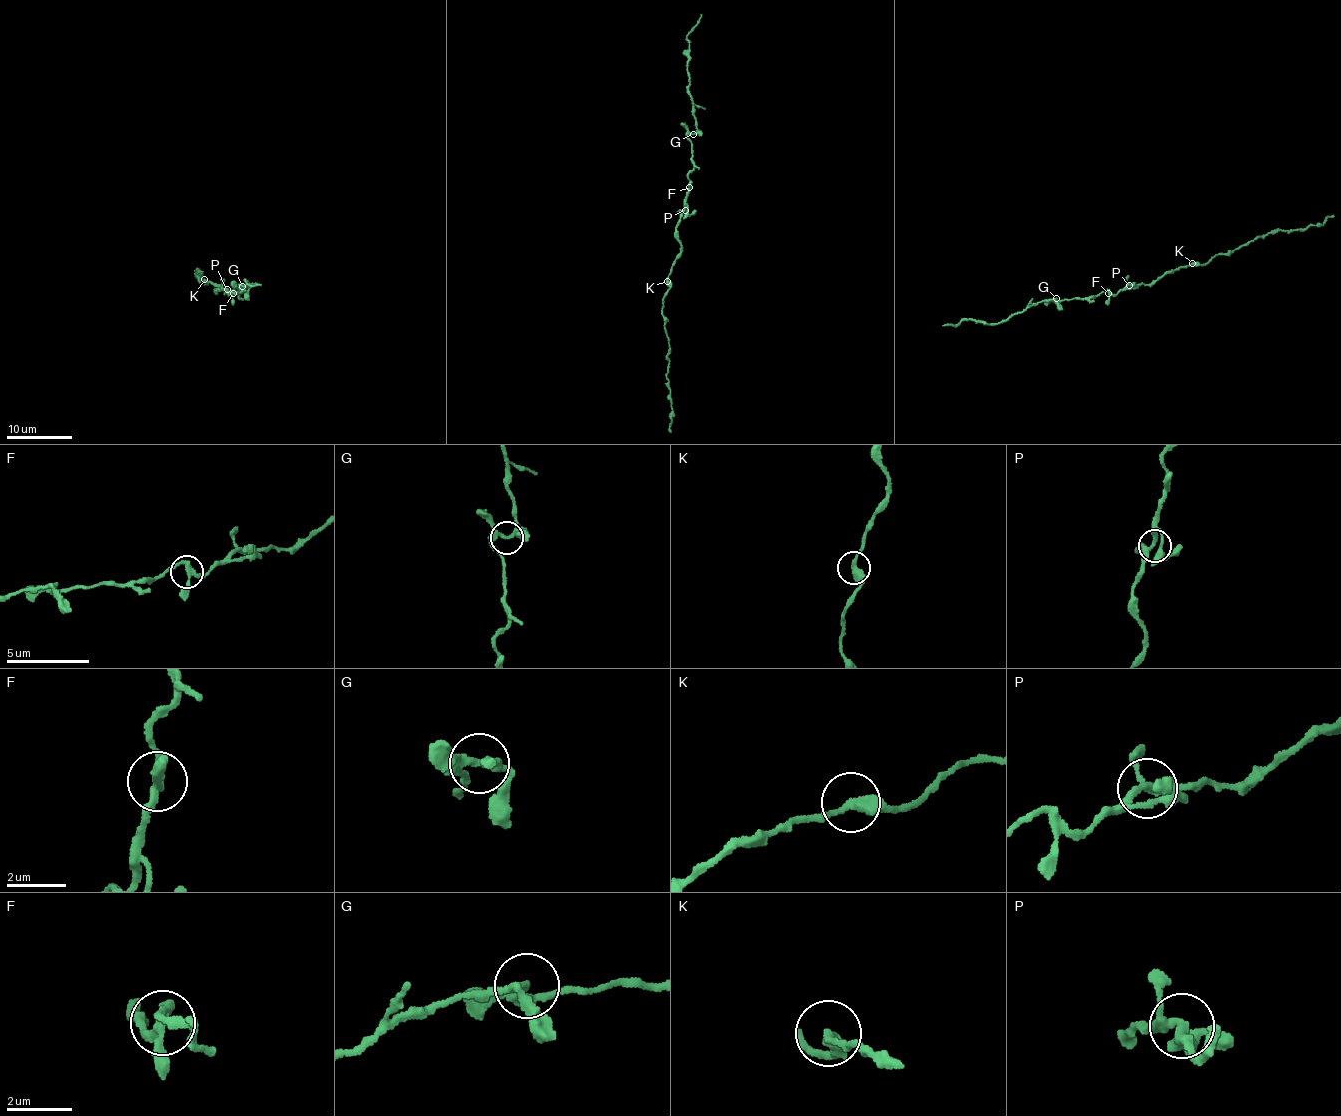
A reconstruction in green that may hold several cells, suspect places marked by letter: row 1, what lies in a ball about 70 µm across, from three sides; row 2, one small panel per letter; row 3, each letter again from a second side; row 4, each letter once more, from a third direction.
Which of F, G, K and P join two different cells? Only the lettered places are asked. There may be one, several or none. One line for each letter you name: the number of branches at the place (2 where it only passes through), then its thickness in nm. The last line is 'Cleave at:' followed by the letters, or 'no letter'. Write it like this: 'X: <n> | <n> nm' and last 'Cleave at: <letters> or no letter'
Cleave at: no letter

